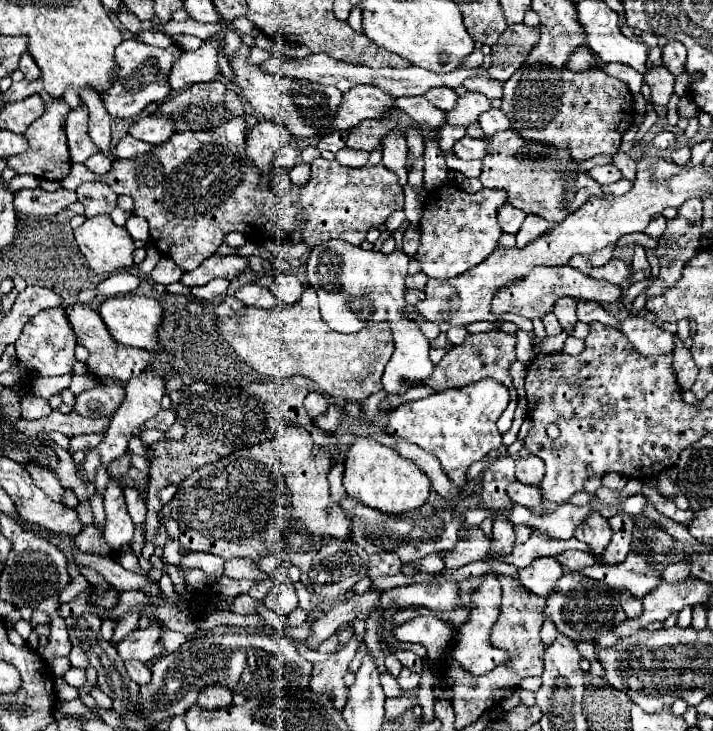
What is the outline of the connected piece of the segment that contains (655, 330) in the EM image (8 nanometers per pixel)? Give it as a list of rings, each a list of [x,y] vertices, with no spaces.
[[[628,314],[626,318],[622,318],[618,322],[618,332],[626,336],[636,354],[646,358],[674,350],[674,334],[640,316]]]

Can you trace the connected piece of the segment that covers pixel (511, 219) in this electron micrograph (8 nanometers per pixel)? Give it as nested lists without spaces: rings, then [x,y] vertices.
[[[504,204],[500,210],[498,210],[498,220],[502,224],[502,230],[504,232],[510,232],[510,234],[516,234],[518,228],[522,226],[526,218],[526,212],[514,208],[512,204]]]

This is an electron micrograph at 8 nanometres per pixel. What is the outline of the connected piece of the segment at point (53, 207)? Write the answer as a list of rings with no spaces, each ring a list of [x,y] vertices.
[[[42,188],[34,190],[18,190],[14,194],[14,208],[20,216],[44,216],[44,214],[56,214],[64,206],[70,206],[76,202],[76,192],[68,192],[60,188],[58,192],[46,192]]]

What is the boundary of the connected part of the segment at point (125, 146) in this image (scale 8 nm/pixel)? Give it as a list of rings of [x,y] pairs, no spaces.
[[[128,134],[128,136],[124,136],[124,138],[118,142],[118,146],[114,148],[114,156],[116,156],[116,158],[134,158],[134,156],[138,156],[138,154],[150,152],[152,148],[154,148],[154,146],[150,146],[150,144],[142,142],[142,140],[136,140],[136,138],[132,138],[132,136]]]

